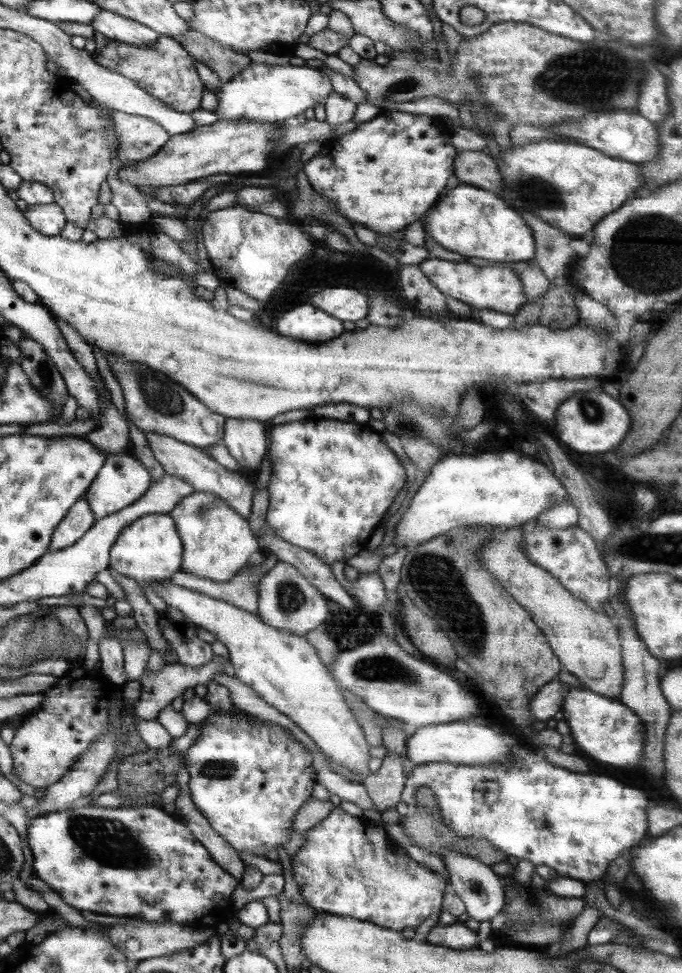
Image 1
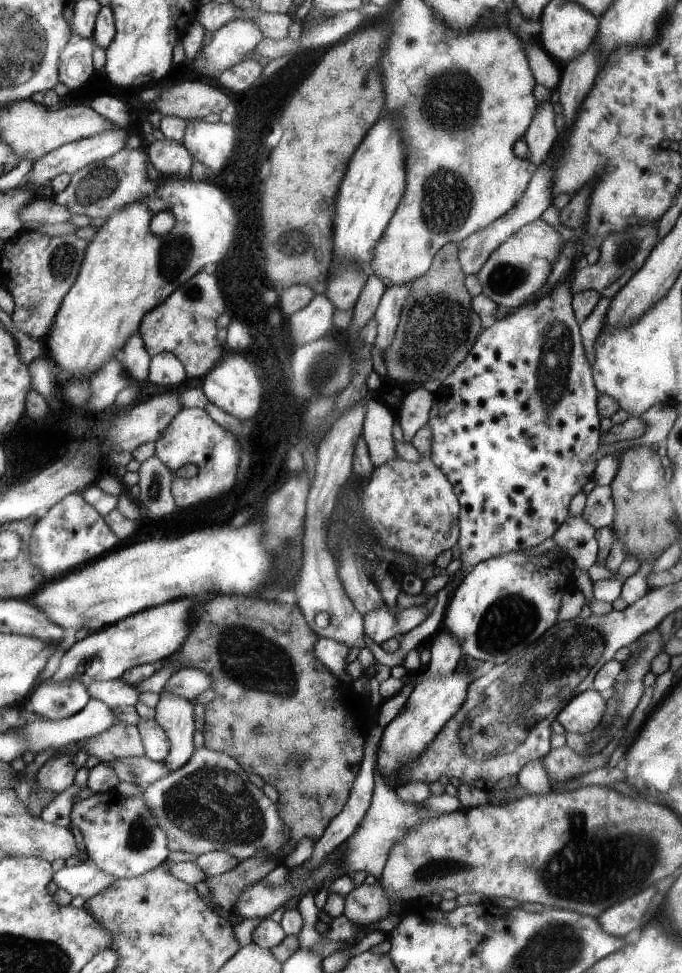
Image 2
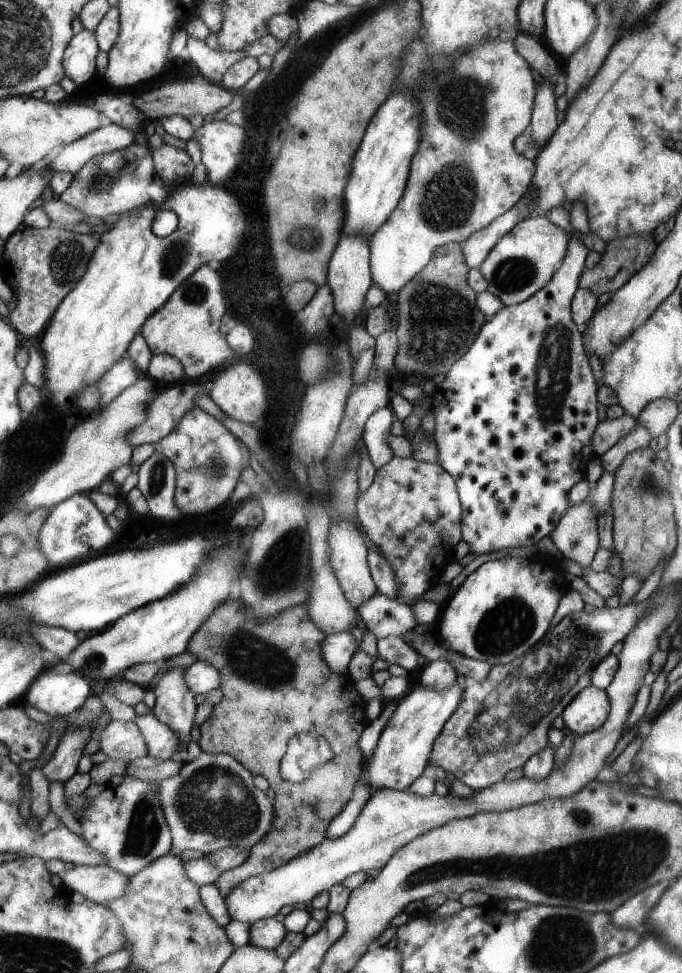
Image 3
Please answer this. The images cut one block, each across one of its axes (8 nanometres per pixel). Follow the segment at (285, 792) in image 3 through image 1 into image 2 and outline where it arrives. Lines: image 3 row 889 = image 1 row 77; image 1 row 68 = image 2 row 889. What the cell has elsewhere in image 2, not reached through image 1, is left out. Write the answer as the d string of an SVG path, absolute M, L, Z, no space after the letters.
M215 596L213 599L200 602L194 608L189 630L189 637L184 646L177 652L174 652L173 656L166 658L166 660L180 662L181 668L200 668L200 670L204 670L212 678L210 689L215 692L215 698L212 702L206 704L205 708L206 724L204 724L203 730L205 739L203 748L233 756L234 760L237 760L242 768L246 768L247 772L257 774L264 780L264 783L276 787L280 794L280 799L277 802L278 810L282 812L282 820L286 822L286 828L290 832L290 836L288 836L288 840L282 846L278 856L270 856L270 852L260 852L256 856L250 856L250 860L239 862L237 866L234 866L234 868L224 872L222 875L206 878L205 882L210 890L211 897L205 900L210 900L212 908L218 908L220 911L226 911L228 914L231 914L234 913L234 906L238 904L238 898L242 896L246 888L250 888L252 884L262 881L270 871L281 864L284 865L288 852L292 852L302 838L310 836L314 843L316 843L318 838L328 828L328 824L342 812L346 802L348 802L348 796L350 796L352 790L352 782L356 780L358 770L360 770L364 734L368 732L368 726L372 725L371 719L373 715L369 708L365 706L365 700L355 696L345 680L336 677L328 668L321 664L317 656L314 656L314 644L317 644L319 636L309 627L304 614L294 600L280 602L277 600L262 600L262 598L258 600L258 598L252 598L252 596Z

